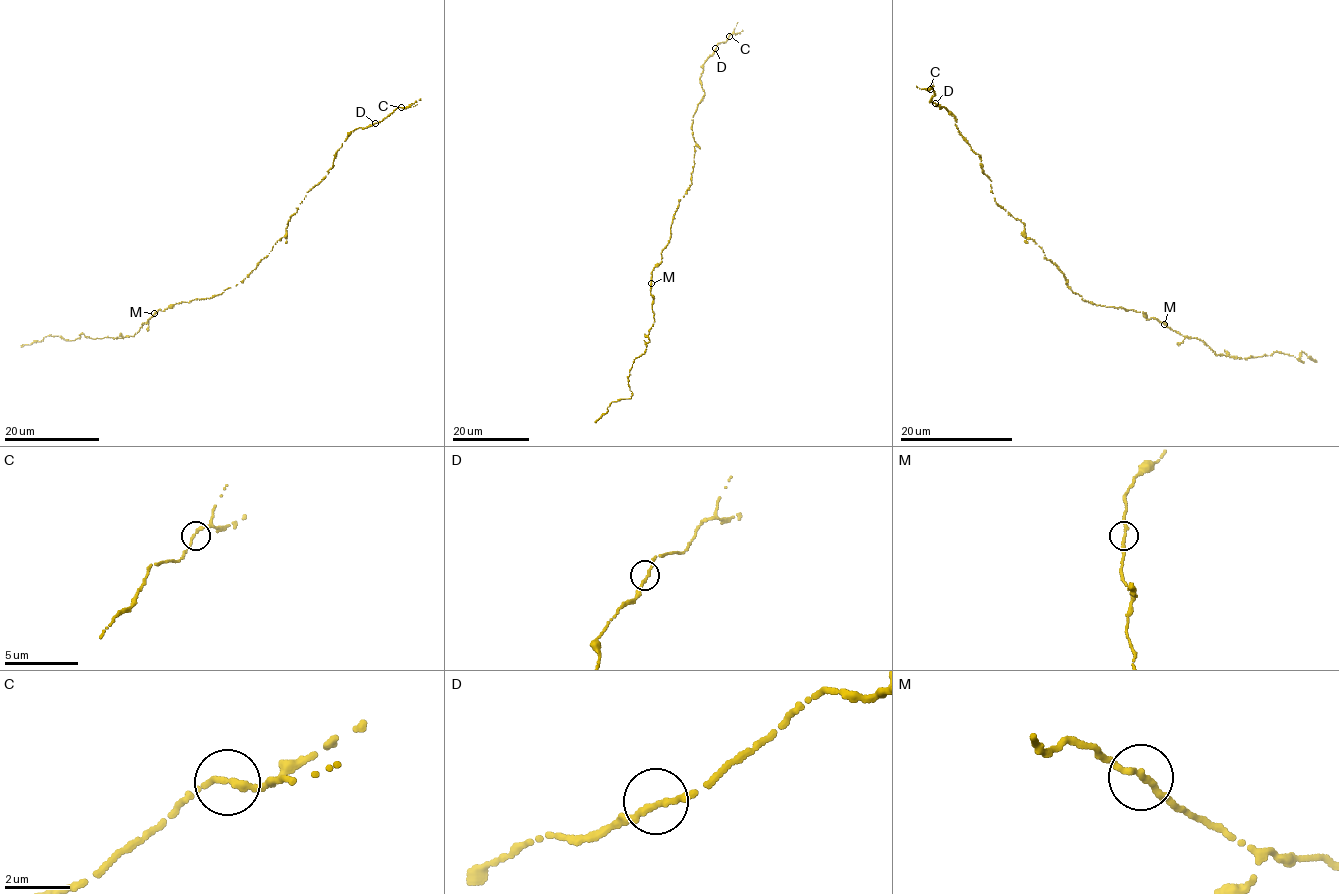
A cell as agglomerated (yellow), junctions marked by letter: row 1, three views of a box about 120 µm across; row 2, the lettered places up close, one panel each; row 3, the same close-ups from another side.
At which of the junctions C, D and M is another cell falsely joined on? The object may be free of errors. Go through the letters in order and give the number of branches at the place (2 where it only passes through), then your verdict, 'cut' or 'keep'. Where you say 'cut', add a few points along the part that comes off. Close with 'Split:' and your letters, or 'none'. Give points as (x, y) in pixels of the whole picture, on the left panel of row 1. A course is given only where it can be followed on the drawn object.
C: 2 branches meet; keep
D: 2 branches meet; keep
M: 2 branches meet; keep
Split: none

